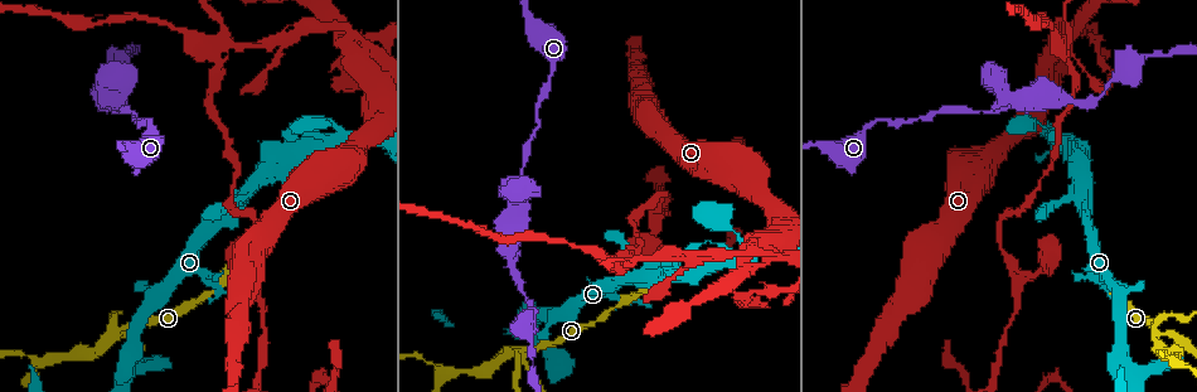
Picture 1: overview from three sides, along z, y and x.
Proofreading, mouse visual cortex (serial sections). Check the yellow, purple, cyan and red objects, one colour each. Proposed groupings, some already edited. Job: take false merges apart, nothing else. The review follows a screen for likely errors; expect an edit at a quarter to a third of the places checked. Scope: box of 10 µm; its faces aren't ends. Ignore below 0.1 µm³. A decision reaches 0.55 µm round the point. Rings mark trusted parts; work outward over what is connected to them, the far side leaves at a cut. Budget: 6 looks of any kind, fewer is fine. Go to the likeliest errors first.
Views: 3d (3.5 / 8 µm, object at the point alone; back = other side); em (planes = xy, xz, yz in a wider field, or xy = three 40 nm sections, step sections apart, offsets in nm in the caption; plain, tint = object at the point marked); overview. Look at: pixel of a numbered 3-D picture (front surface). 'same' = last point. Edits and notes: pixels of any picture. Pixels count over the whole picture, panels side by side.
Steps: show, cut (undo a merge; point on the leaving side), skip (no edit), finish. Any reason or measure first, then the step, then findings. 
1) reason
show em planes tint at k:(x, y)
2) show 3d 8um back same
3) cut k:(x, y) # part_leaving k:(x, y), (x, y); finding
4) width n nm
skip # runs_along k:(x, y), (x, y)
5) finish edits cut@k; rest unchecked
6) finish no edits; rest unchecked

looks like a crossing
show 3d 8um at 1:(519, 350)

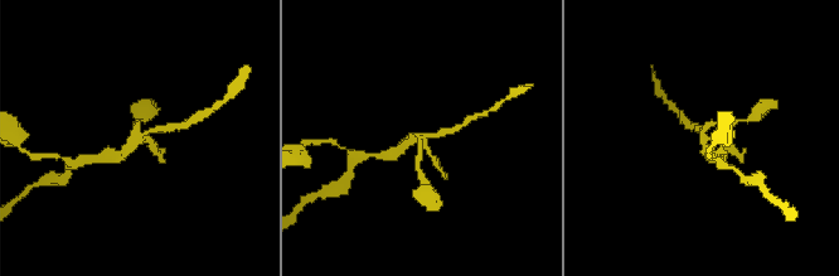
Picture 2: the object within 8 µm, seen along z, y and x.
zoom in
show 3d 3.5um same

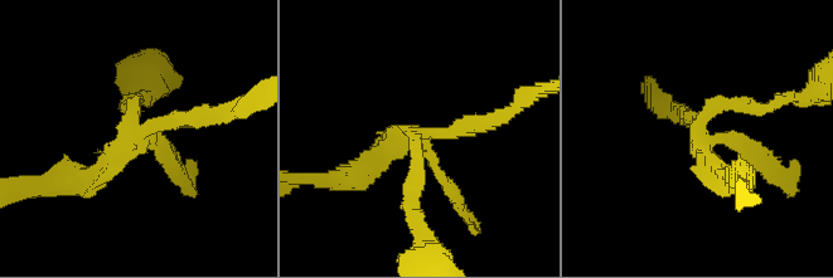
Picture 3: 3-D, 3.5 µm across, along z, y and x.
arms 4; arm_widths 150, 150, 200, 250 nm
show em xy step 1 tint at 3:(422, 134)

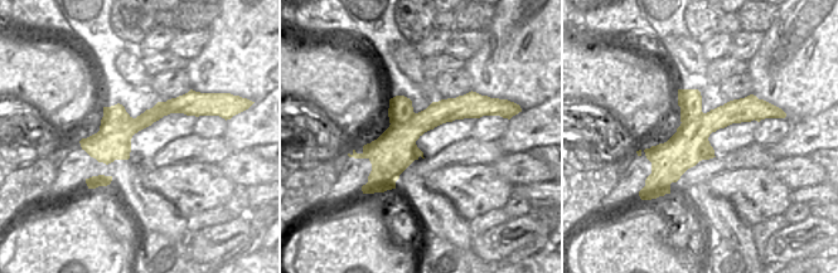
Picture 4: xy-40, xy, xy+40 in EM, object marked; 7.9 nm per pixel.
skip # runs_along 3:(213, 110), (148, 125), (81, 179); continuous, no second cell

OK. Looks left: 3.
sharp bend
show 3d 3.5um at 1:(751, 249)

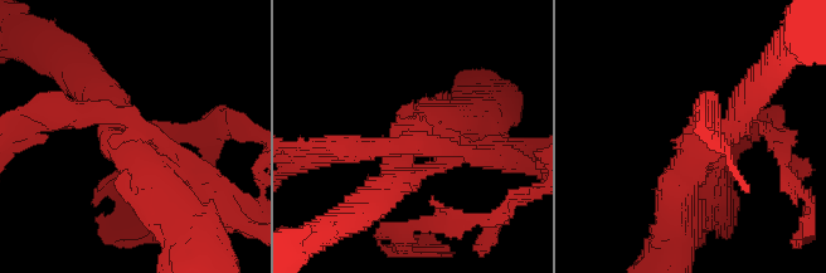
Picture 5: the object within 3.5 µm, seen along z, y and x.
cut 5:(176, 132) # two cells meet here

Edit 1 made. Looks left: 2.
finish edits cut@5; rest unchecked

